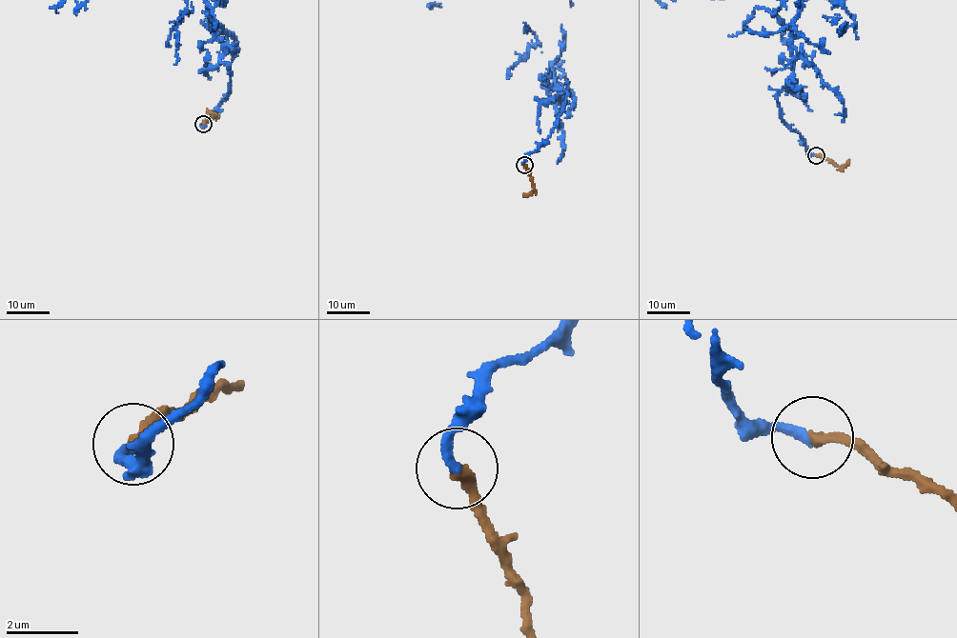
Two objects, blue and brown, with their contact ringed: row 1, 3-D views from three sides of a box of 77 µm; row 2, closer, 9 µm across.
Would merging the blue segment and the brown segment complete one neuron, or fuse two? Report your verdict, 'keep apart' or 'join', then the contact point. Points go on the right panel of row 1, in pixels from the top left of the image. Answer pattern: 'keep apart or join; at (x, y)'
join; at (816, 155)

